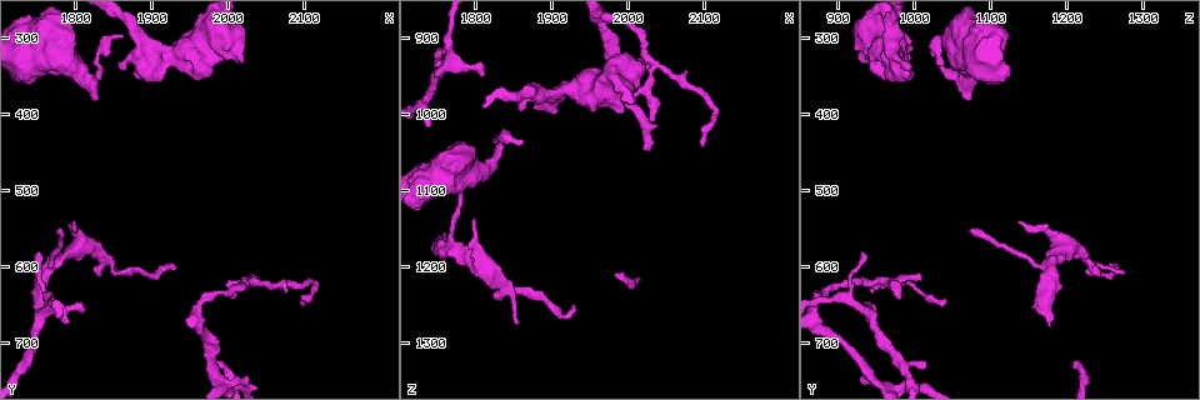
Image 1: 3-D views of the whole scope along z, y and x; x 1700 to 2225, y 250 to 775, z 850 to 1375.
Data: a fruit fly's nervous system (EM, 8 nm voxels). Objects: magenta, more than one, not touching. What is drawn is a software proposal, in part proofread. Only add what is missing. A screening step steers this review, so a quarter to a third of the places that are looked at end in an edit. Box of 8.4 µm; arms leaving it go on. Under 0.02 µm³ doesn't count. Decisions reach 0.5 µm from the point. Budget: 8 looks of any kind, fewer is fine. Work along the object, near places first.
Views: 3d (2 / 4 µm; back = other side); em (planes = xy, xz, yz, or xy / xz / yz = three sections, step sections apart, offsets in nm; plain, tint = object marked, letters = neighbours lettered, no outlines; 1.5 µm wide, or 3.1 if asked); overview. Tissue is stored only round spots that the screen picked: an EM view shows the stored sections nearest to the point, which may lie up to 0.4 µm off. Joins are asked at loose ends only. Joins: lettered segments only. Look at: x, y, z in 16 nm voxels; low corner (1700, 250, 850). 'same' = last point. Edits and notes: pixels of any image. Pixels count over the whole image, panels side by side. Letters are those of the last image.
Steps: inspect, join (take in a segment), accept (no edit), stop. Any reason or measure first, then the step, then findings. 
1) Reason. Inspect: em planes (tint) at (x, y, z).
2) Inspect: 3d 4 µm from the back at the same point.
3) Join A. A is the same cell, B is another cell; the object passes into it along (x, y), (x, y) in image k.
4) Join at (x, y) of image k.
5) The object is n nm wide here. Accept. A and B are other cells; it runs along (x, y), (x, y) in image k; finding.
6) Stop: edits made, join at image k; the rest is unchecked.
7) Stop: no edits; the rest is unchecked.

An open end. Inspect: 3d 4 µm from the back at (1865, 340, 990).

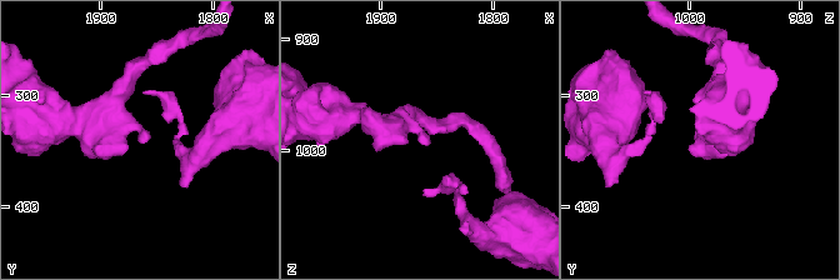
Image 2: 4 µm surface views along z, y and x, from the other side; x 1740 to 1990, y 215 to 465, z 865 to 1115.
Inspect: em xz step 4 (tint) at (1864, 342, 994).

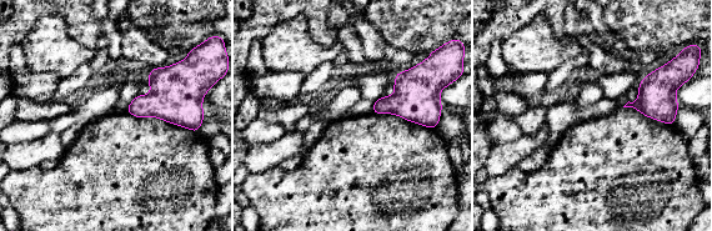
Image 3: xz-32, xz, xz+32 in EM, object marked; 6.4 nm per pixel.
Inspect: em xz step 4 (letters) at the same point.

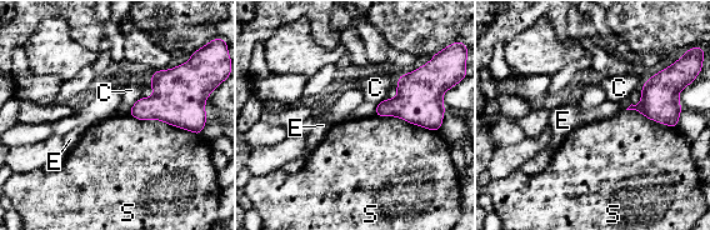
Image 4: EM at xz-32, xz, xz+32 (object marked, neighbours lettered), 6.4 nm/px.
Accept. C, E and S are other cells; no lettered segment goes on from it.

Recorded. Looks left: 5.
Thin end. Inspect: em yz step 4 (letters) at (1755, 580, 930).

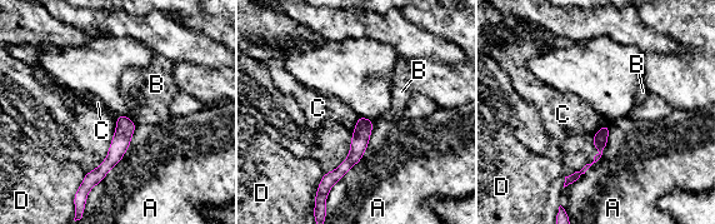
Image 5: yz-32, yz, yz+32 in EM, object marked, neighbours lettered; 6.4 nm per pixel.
Another direction. Inspect: em xy step 8 (letters) at the same point.

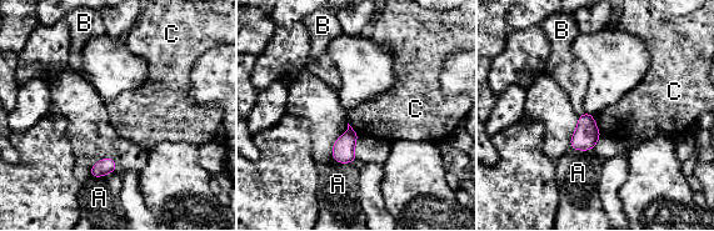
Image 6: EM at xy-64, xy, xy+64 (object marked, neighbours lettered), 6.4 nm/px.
Accept. A, B and C are other cells; a border runs along (593, 116), (600, 135) in image 6; none of them fits.

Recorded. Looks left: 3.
An open end. Inspect: em xz step 4 (letters) at (1925, 600, 1250).

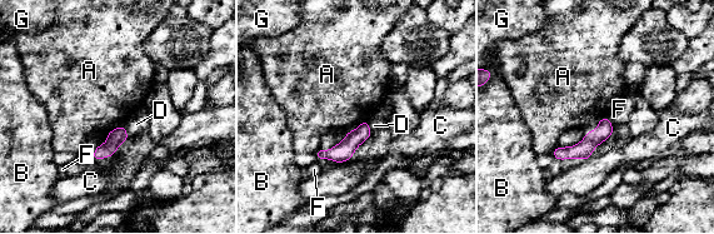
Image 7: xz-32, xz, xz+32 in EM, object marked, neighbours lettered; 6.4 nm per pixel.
The object is 100 nm wide here. Accept. A, B, C, D, F and G are other cells; a border runs along (368, 119), (359, 124) in image 7; no lettered segment goes on from it.

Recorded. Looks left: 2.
Stop: no edits; the rest is unchecked.

